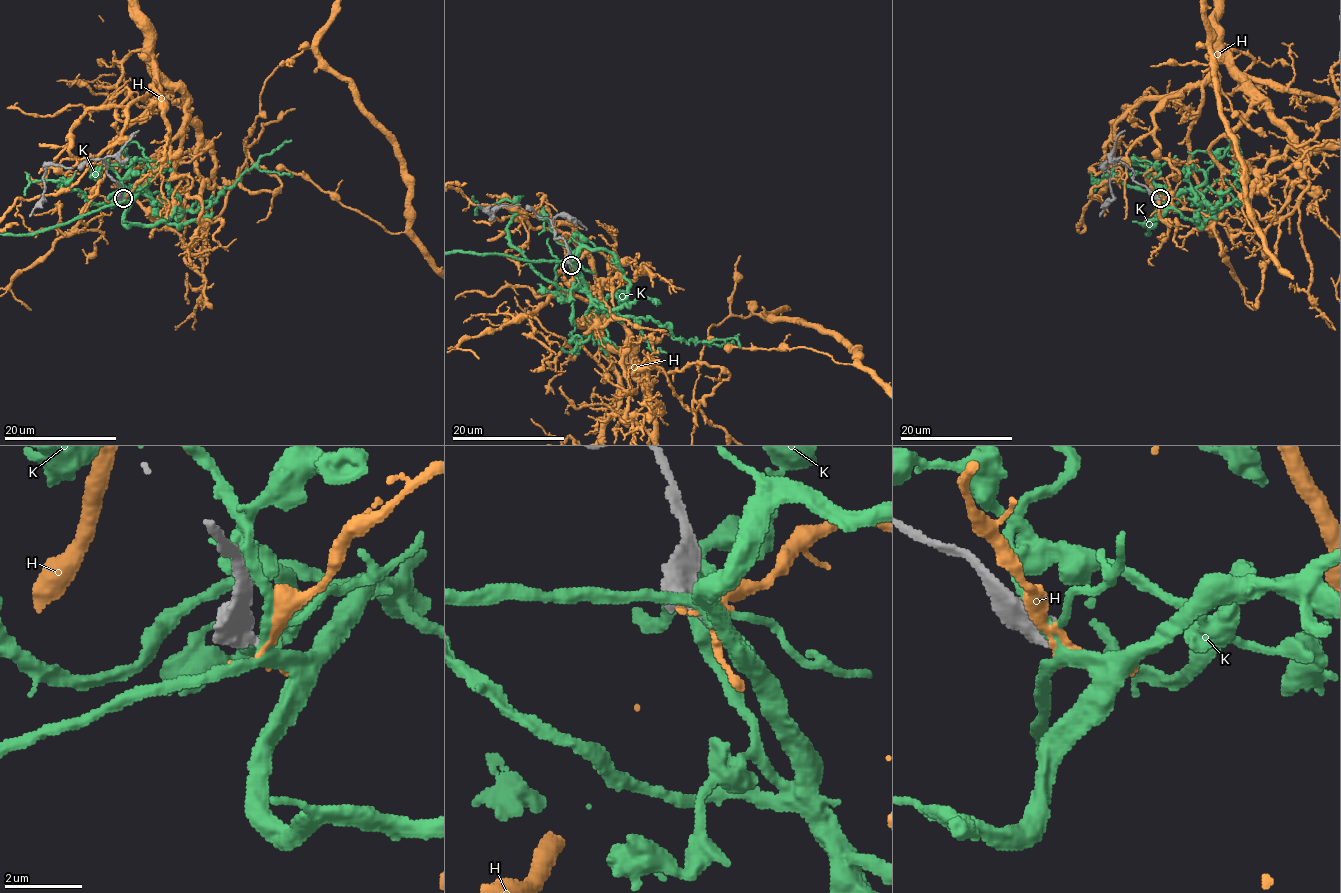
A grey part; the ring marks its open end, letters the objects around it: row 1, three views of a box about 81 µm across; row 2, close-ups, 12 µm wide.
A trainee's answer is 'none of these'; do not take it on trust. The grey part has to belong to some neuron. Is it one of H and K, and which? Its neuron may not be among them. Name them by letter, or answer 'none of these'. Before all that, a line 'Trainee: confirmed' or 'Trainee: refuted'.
Trainee: confirmed
none of these

